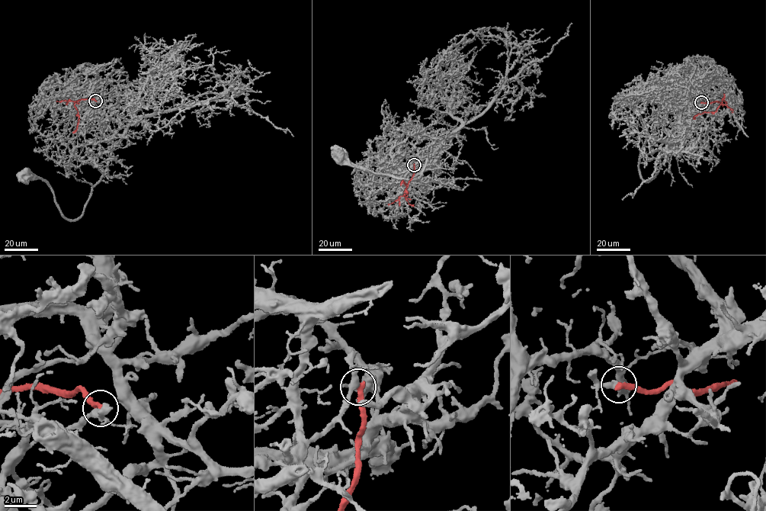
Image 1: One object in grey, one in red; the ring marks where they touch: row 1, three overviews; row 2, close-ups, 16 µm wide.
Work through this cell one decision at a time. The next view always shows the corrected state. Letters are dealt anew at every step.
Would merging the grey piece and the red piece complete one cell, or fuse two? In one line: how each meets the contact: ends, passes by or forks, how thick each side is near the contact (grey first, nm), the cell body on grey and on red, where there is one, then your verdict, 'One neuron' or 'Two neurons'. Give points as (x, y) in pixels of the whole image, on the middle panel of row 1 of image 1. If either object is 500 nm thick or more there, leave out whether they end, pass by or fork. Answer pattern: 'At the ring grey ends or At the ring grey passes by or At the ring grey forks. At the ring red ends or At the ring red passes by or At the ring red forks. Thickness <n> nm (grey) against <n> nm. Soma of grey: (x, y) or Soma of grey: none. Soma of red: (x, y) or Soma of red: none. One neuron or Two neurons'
At the ring grey passes by. At the ring red ends. Thickness 320 nm (grey) against 340 nm. Soma of grey: (338, 153). Soma of red: none. Two neurons

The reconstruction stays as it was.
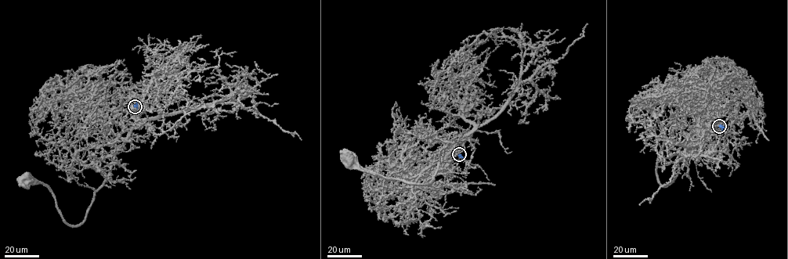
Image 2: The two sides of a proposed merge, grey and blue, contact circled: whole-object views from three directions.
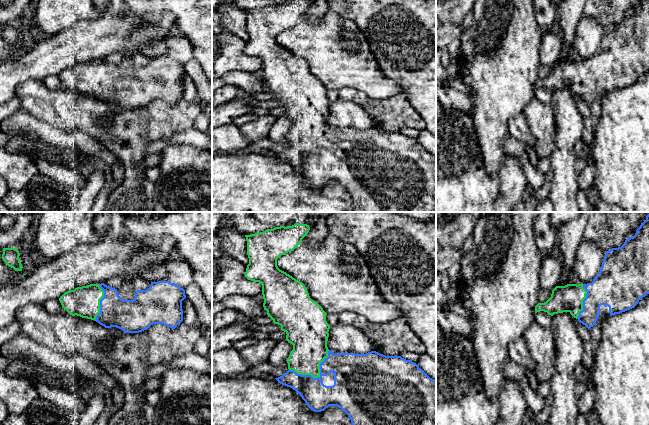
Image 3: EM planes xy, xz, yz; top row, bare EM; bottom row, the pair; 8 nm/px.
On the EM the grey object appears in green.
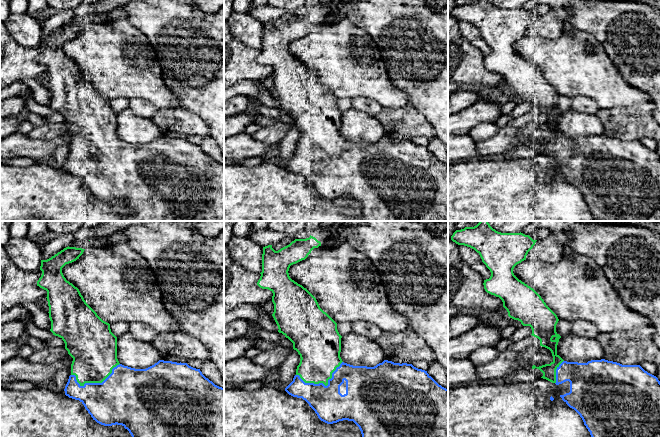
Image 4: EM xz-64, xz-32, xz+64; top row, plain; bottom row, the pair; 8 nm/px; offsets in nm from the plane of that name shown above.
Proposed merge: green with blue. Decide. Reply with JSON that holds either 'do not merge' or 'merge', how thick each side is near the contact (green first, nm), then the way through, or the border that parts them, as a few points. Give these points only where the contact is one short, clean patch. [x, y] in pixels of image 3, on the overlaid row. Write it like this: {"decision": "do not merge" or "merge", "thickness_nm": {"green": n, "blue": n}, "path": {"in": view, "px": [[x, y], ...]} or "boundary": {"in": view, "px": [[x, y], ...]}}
{"decision": "merge", "thickness_nm": {"green": 280, "blue": 220}}

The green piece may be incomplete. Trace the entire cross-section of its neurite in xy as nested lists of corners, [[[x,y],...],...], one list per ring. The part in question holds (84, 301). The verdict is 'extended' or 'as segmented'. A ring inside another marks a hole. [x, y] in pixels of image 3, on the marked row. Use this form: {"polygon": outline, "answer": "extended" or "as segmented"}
{"polygon": [[[169,281],[151,282],[146,290],[137,290],[133,300],[123,300],[115,288],[104,283],[77,287],[65,292],[59,301],[72,316],[80,316],[98,322],[105,328],[116,327],[124,333],[139,333],[153,324],[163,324],[175,329],[183,321],[182,301],[185,290]]], "answer": "extended"}

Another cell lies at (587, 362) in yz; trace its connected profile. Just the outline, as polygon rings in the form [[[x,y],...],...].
[[[580,322],[578,323],[578,333],[584,345],[584,353],[581,364],[584,368],[591,370],[594,366],[594,353],[596,345],[592,340],[589,329]]]

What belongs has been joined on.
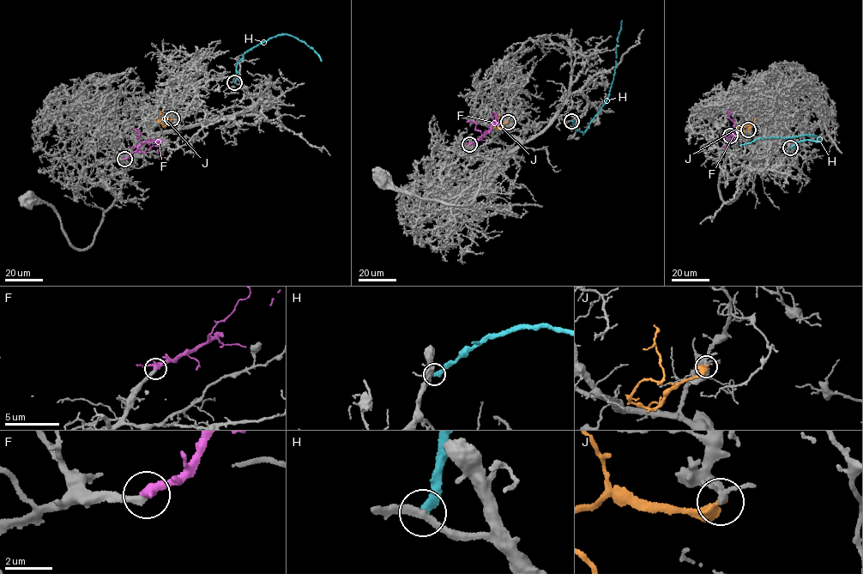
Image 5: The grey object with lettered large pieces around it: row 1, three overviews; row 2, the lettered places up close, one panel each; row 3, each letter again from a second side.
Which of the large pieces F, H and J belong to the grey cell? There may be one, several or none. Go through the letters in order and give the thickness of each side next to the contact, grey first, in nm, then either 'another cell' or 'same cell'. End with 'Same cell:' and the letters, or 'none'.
F: 300 nm thick on the grey side, 440 nm on the other; same cell
H: 300 nm thick on the grey side, 400 nm on the other; another cell
J: 240 nm thick on the grey side, 480 nm on the other; another cell
Same cell: F

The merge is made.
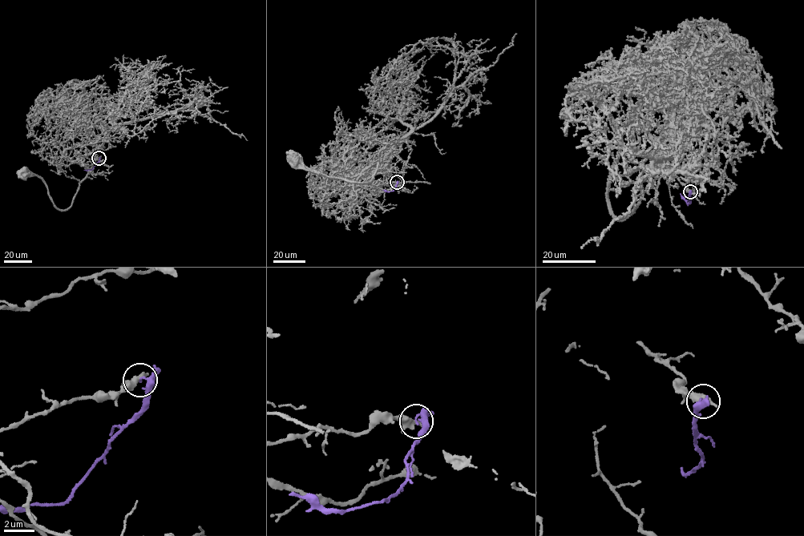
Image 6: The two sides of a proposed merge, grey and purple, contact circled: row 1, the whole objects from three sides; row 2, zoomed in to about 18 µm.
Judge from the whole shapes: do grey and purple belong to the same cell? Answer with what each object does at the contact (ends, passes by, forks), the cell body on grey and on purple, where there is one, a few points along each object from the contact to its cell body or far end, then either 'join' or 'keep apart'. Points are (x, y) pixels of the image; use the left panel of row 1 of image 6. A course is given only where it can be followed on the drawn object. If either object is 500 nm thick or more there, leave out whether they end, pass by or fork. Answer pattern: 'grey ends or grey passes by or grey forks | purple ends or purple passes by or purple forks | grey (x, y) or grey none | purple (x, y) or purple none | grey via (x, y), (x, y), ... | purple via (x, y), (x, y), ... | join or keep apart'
grey passes by | purple passes by | grey (22, 172) | purple none | grey via (98, 158), (72, 162), (94, 153), (86, 177), (62, 210), (54, 205), (42, 179), (23, 172) | purple via (98, 158), (91, 169), (84, 170) | keep apart

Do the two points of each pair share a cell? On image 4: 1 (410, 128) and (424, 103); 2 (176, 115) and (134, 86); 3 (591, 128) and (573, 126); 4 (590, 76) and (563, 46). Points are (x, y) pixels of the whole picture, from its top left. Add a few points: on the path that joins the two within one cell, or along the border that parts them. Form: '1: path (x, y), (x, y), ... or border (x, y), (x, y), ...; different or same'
1: border (407, 104), (414, 107), (434, 129); different
2: border (178, 106), (159, 109); different
3: path (587, 126), (577, 126); same
4: path (583, 69), (571, 57), (570, 53); same

